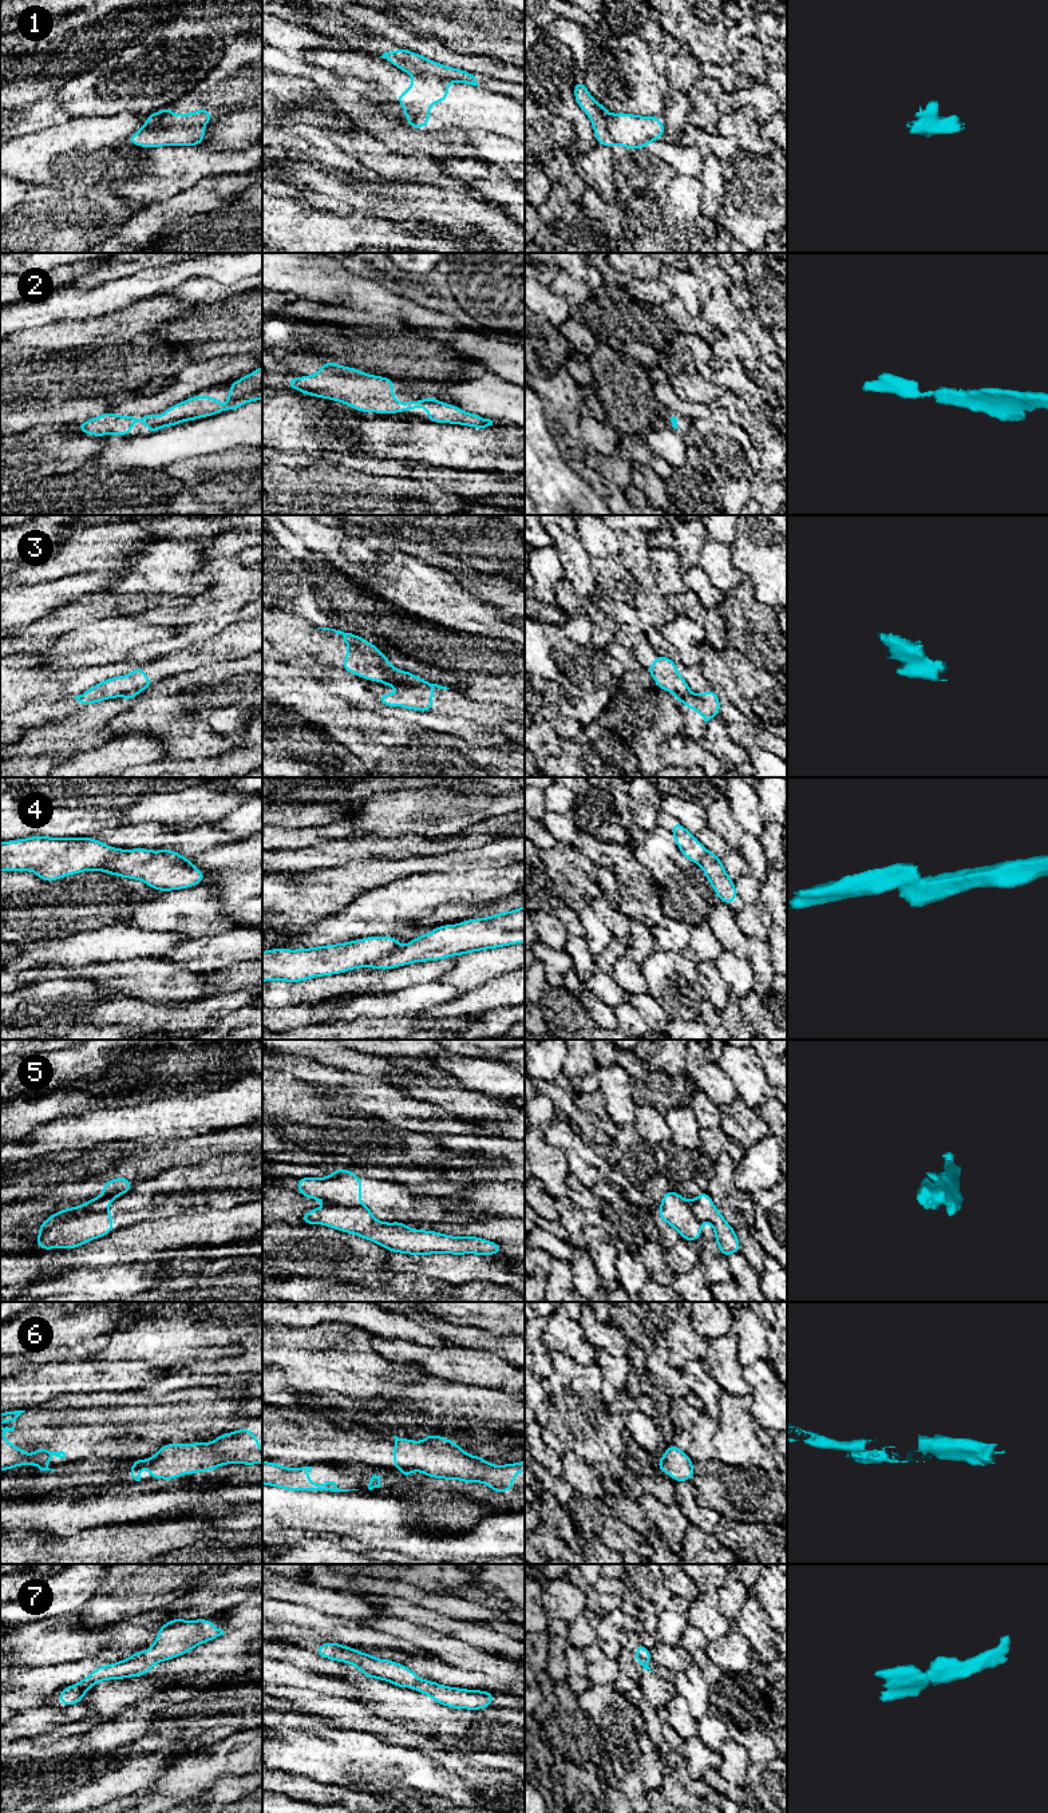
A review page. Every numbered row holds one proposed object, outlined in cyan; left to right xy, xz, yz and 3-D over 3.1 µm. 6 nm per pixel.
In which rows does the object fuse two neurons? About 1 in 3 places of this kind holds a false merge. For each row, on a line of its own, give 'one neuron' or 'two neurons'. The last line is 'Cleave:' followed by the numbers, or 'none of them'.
1: two neurons
2: one neuron
3: two neurons
4: two neurons
5: two neurons
6: two neurons
7: one neuron
Cleave: 1, 3, 4, 5, 6

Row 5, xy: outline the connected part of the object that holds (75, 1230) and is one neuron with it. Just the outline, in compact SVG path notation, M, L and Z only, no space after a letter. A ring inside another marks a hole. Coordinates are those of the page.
M92 1211L82 1215L71 1215L56 1222L50 1228L36 1231L39 1239L36 1247L76 1248L86 1242L108 1235L114 1231L112 1215L110 1211Z

